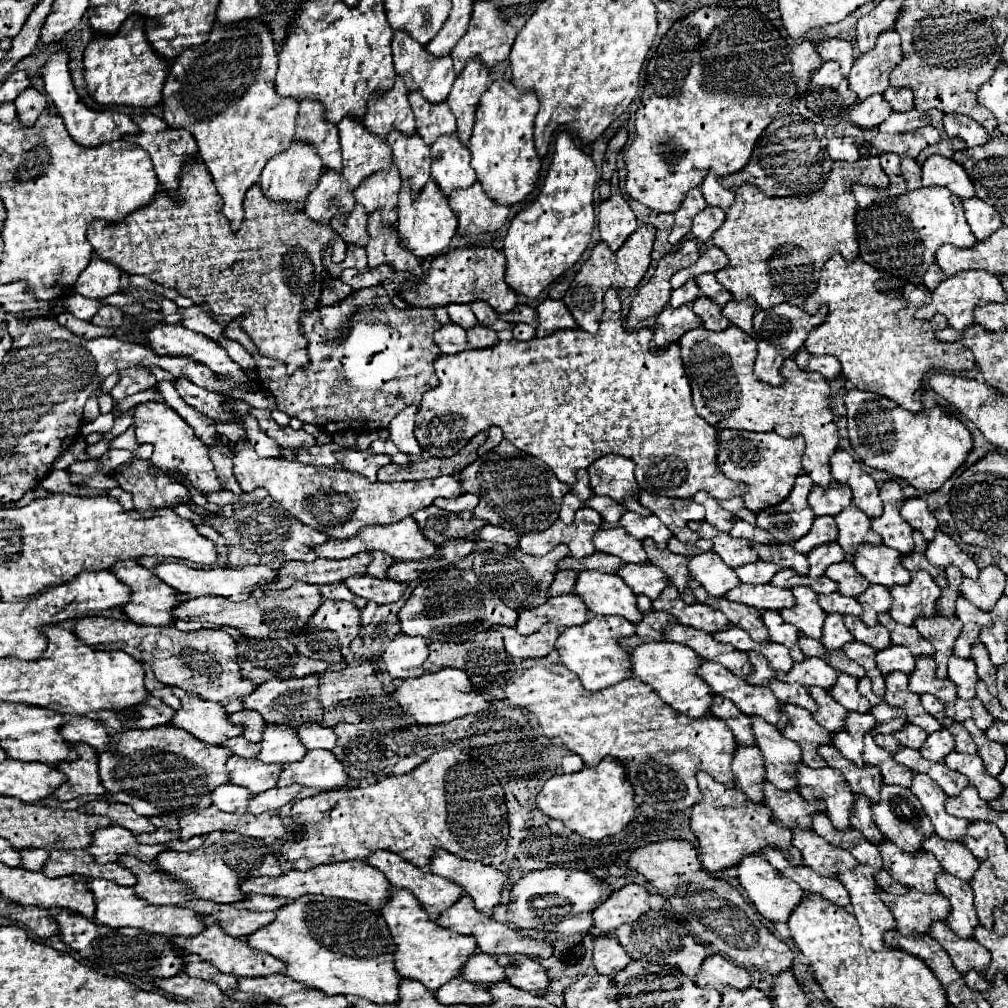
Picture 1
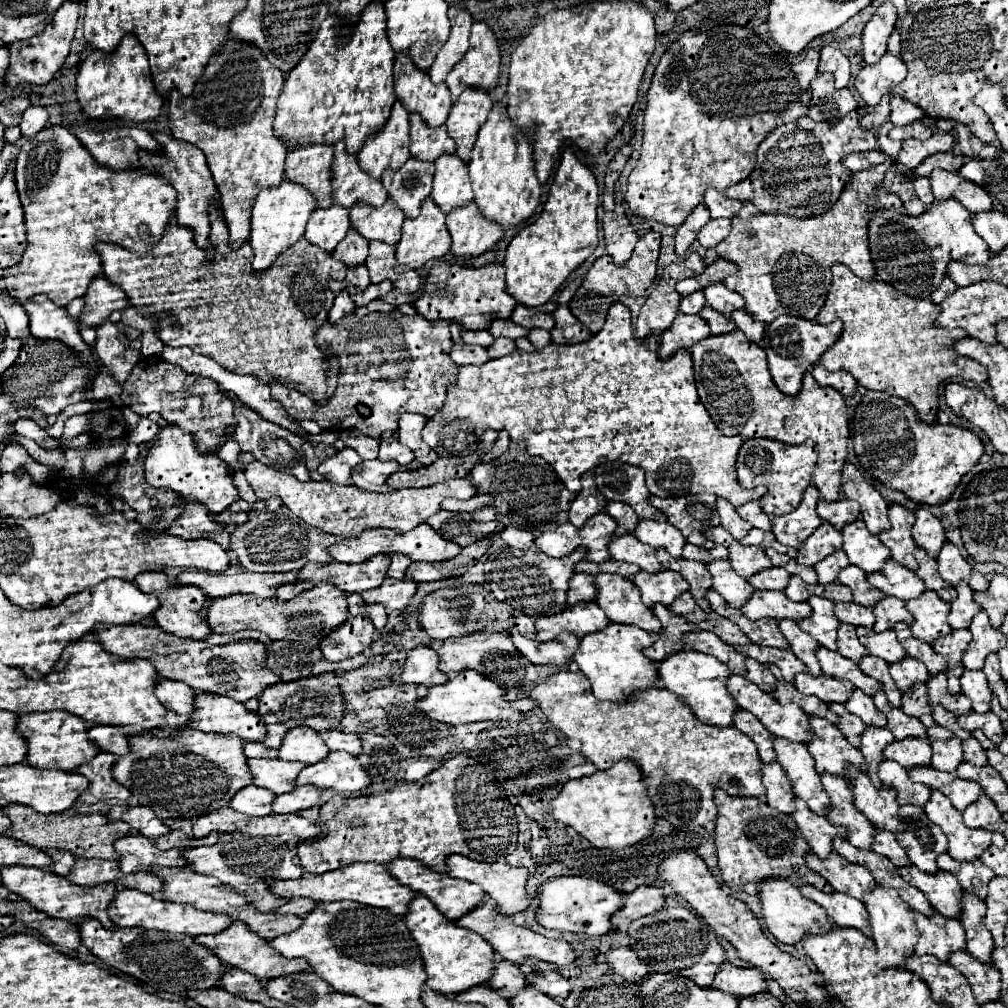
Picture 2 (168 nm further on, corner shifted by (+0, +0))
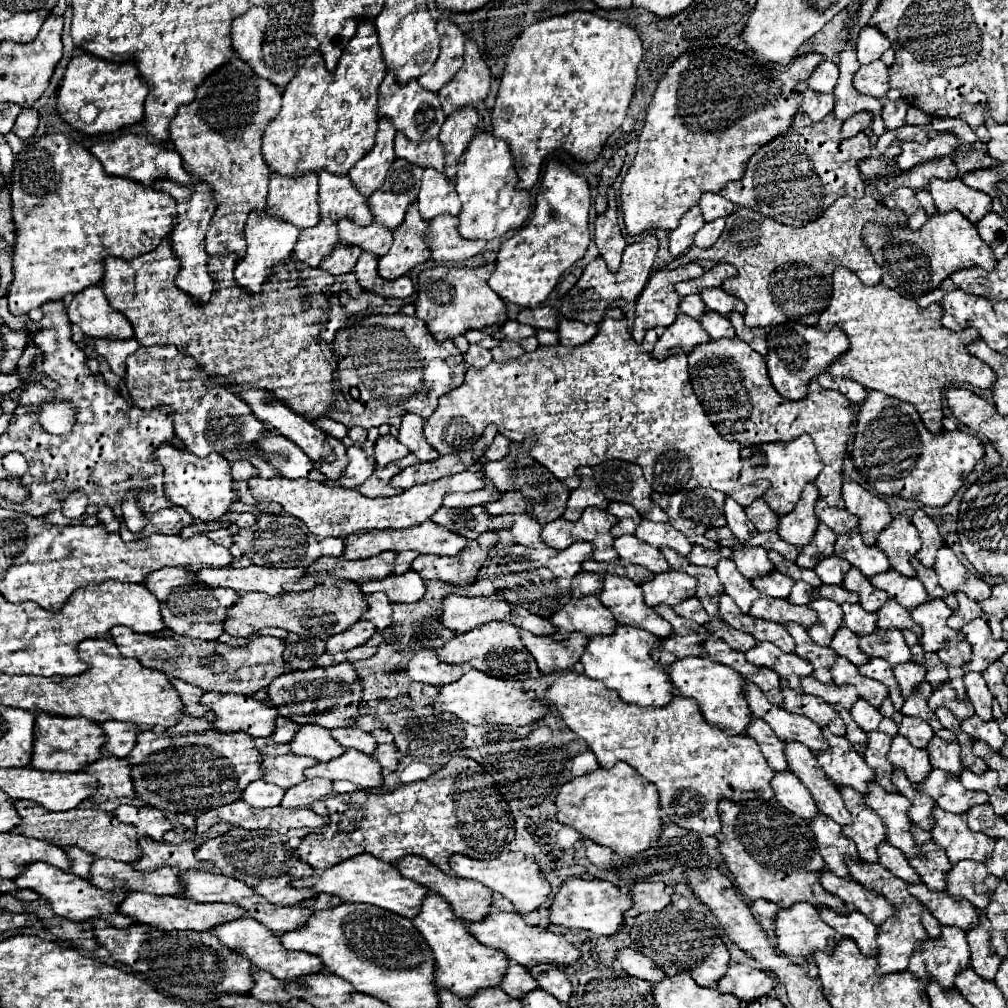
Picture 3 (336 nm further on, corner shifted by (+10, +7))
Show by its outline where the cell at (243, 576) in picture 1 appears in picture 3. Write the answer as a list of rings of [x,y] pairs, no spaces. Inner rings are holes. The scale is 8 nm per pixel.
[[[248,566],[248,568],[202,568],[196,578],[208,582],[208,586],[224,586],[236,592],[266,592],[278,596],[286,582],[298,582],[306,574],[306,568],[272,568],[272,566]]]

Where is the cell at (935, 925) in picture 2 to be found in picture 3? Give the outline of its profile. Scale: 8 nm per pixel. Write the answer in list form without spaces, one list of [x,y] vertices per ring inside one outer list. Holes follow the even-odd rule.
[[[944,926],[940,940],[928,940],[916,954],[910,958],[908,970],[922,982],[938,982],[944,990],[954,988],[954,978],[960,970],[970,968],[970,946],[966,942],[966,932],[956,926]]]

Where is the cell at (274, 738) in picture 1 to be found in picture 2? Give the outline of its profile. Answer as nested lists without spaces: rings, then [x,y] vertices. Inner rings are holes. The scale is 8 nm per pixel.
[[[294,727],[290,729],[282,745],[278,747],[278,759],[282,761],[300,761],[300,763],[314,763],[326,757],[330,749],[326,749],[324,741],[318,737],[318,733],[310,727]]]

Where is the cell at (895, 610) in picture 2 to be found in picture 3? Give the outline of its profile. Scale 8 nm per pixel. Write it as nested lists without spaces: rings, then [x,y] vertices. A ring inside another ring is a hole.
[[[890,598],[878,612],[878,628],[882,630],[912,630],[920,636],[920,626],[912,620],[910,612],[904,610],[894,598]]]

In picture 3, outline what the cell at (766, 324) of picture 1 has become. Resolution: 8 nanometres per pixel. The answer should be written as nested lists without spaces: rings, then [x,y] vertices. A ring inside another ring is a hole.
[[[794,324],[794,332],[784,332],[780,336],[768,338],[768,358],[766,358],[768,374],[780,396],[784,396],[786,400],[800,400],[808,394],[810,380],[828,372],[830,364],[848,350],[850,350],[848,336],[838,326],[834,326],[826,334],[816,326]]]

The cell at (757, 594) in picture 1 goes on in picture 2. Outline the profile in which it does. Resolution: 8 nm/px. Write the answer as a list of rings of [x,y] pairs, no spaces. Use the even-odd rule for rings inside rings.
[[[756,589],[750,599],[740,609],[748,619],[756,621],[762,617],[772,617],[772,619],[802,619],[810,615],[810,605],[808,603],[796,603],[790,601],[782,591],[760,591]]]

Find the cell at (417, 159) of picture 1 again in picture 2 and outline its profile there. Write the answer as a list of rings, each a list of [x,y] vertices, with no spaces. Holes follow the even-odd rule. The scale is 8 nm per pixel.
[[[410,157],[400,169],[384,171],[382,183],[388,197],[398,203],[406,217],[418,217],[424,197],[432,191],[434,165],[430,161],[420,161]]]

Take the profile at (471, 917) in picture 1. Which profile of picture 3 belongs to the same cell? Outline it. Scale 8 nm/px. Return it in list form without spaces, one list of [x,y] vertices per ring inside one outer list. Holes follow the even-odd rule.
[[[496,894],[496,902],[492,904],[492,910],[490,910],[488,918],[484,922],[470,922],[468,930],[476,936],[478,942],[482,942],[486,946],[498,946],[500,950],[504,950],[508,954],[508,958],[512,962],[518,962],[520,966],[526,966],[526,968],[532,968],[532,966],[538,966],[538,964],[570,966],[582,956],[580,950],[574,948],[564,936],[548,932],[544,928],[528,926],[524,922],[524,918],[512,910],[512,904],[500,894]]]

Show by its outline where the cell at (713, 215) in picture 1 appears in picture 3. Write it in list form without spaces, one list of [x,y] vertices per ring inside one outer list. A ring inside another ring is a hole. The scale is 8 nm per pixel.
[[[720,218],[720,220],[716,220],[716,222],[706,222],[704,224],[704,228],[700,230],[700,234],[696,234],[696,238],[694,238],[694,244],[698,246],[698,248],[710,248],[710,246],[714,246],[714,242],[718,240],[718,236],[722,234],[722,230],[724,230],[724,218]]]

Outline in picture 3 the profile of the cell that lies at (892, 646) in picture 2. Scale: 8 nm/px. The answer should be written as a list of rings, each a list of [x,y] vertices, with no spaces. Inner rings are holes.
[[[876,630],[870,636],[860,638],[860,650],[868,654],[868,658],[884,658],[892,666],[904,664],[912,660],[910,648],[904,642],[900,630]]]

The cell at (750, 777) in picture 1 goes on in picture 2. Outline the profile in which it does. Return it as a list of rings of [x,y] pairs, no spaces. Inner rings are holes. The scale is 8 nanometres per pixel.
[[[776,761],[762,765],[762,785],[766,789],[766,803],[770,807],[782,813],[794,811],[794,805],[790,805],[790,801],[794,799],[794,791],[790,789],[786,775],[782,773],[782,767]]]

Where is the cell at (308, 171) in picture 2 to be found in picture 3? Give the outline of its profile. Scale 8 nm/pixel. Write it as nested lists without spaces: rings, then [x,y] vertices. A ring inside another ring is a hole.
[[[308,172],[300,178],[270,176],[268,188],[268,216],[294,224],[298,230],[318,224],[318,176]]]

